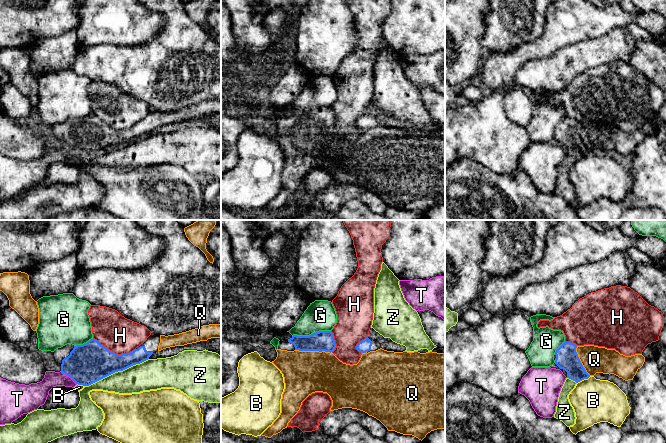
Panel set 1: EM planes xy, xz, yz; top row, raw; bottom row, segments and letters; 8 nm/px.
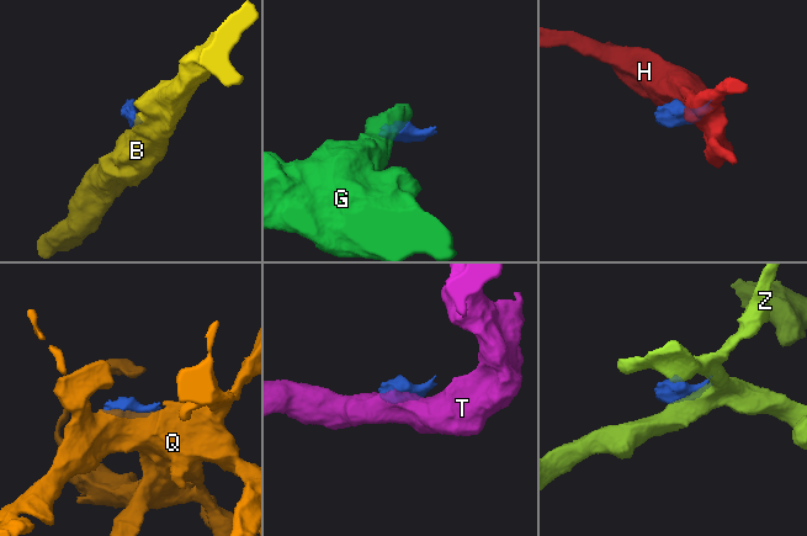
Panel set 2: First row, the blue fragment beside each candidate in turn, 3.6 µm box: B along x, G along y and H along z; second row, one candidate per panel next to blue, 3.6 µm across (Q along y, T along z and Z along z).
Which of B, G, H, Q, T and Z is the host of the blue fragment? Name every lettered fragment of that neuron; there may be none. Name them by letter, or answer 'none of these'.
Q

